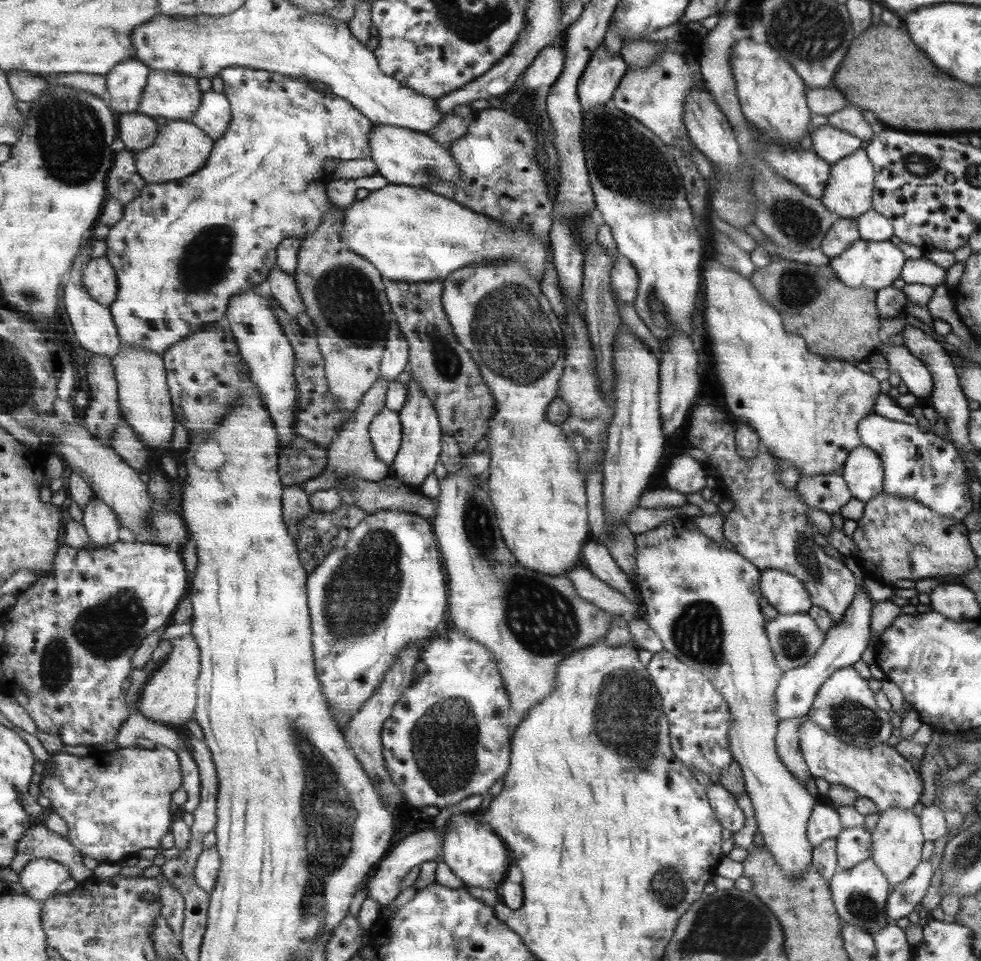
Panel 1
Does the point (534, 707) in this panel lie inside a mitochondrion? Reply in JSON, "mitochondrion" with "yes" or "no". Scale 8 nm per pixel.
{"mitochondrion":"no"}

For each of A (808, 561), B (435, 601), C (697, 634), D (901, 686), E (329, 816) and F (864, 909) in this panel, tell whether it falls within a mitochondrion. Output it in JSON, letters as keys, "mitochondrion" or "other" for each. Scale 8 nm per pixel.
{"A":"mitochondrion","B":"other","C":"mitochondrion","D":"other","E":"mitochondrion","F":"mitochondrion"}

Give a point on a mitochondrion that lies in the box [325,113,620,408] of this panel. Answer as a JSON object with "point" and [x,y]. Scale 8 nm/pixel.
{"point":[511,328]}

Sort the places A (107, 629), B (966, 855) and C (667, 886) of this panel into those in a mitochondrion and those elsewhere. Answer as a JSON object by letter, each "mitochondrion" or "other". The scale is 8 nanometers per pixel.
{"A":"mitochondrion","B":"mitochondrion","C":"mitochondrion"}

